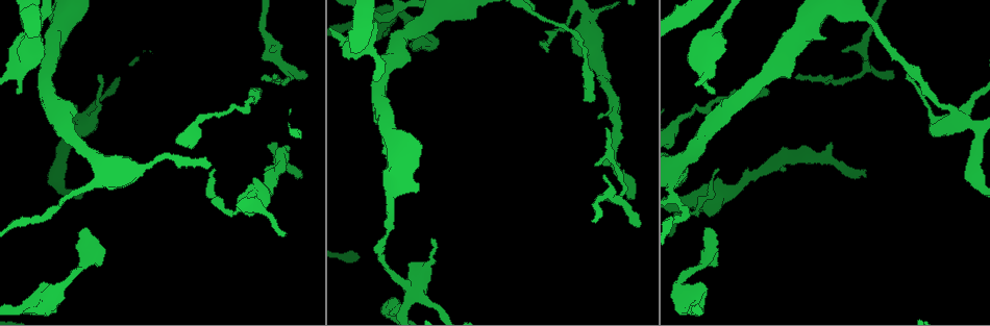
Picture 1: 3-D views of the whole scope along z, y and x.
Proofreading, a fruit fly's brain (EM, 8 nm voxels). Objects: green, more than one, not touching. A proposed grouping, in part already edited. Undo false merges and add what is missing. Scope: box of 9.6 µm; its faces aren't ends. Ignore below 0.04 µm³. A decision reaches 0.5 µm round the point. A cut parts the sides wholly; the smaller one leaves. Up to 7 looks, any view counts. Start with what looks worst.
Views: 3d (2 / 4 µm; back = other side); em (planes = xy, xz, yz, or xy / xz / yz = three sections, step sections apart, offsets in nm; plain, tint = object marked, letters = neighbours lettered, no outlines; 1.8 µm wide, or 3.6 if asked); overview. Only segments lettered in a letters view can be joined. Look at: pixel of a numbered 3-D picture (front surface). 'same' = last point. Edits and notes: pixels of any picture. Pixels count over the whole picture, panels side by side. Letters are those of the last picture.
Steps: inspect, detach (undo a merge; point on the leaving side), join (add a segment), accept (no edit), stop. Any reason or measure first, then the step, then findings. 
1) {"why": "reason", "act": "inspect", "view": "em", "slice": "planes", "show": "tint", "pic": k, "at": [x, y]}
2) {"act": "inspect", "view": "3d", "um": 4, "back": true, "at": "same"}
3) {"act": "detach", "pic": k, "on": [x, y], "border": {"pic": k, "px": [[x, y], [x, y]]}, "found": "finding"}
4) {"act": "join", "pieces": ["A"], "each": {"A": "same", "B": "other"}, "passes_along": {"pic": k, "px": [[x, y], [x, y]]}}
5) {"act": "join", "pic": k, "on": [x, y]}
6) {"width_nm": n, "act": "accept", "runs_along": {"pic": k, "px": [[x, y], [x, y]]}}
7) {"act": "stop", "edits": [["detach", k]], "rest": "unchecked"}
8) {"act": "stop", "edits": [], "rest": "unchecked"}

{"why": "an open end", "act": "inspect", "view": "em", "um": 3.6, "slice": "planes", "show": "letters", "pic": 1, "at": [769, 92]}

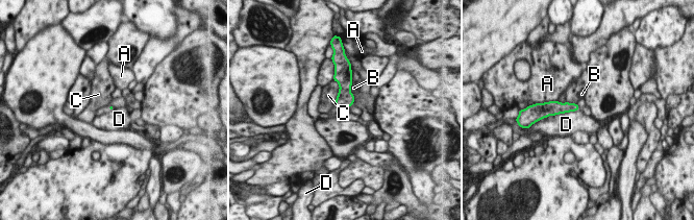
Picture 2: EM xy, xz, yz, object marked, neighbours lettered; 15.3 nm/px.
{"act": "accept", "each": {"A": "other", "B": "other", "C": "other", "D": "other"}, "border": {"pic": 2, "px": [[574, 111], [549, 115], [544, 118]]}, "found": "none of them fits"}

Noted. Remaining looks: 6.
{"why": "free end", "act": "inspect", "view": "em", "slice": "planes", "show": "tint", "pic": 1, "at": [633, 198]}

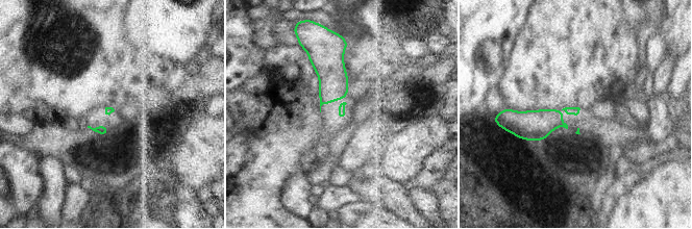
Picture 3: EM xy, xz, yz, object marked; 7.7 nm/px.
{"why": "see the neighbours", "act": "inspect", "view": "em", "slice": "planes", "show": "letters", "at": "same"}

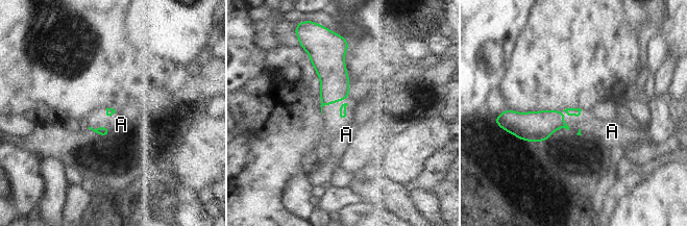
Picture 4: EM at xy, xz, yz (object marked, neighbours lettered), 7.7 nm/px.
{"act": "join", "pieces": ["A"], "each": {"A": "same"}, "passes_along": {"pic": 4, "px": [[570, 111], [564, 110], [593, 124]]}, "found": "it goes on there"}

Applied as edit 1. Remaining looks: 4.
{"why": "branch stops here", "act": "inspect", "view": "3d", "um": 4, "pic": 1, "at": [18, 91]}

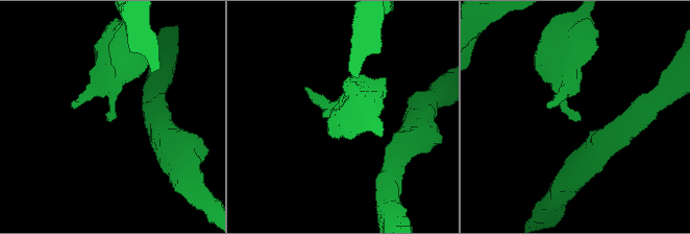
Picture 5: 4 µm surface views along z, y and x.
{"act": "inspect", "view": "em", "um": 3.6, "slice": "xz", "step": 8, "show": "letters", "pic": 5, "at": [579, 120]}

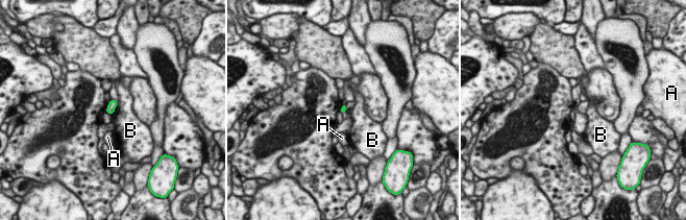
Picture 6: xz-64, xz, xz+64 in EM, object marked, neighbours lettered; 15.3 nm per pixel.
{"why": "another direction", "act": "inspect", "view": "em", "um": 3.6, "slice": "planes", "show": "letters", "at": "same"}

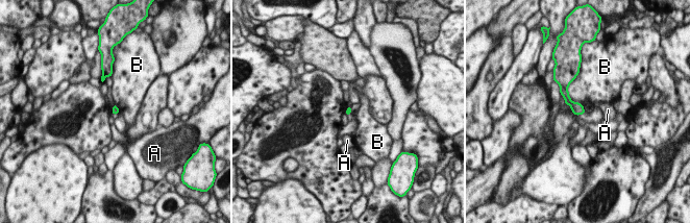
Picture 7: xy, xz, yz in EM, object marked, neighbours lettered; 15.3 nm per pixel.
{"act": "accept", "each": {"A": "other", "B": "other"}, "border": {"pic": 7, "px": [[575, 78], [567, 90]]}, "found": "none of them fits"}

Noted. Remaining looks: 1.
{"act": "stop", "edits": [["join", 4]], "rest": "unchecked"}

